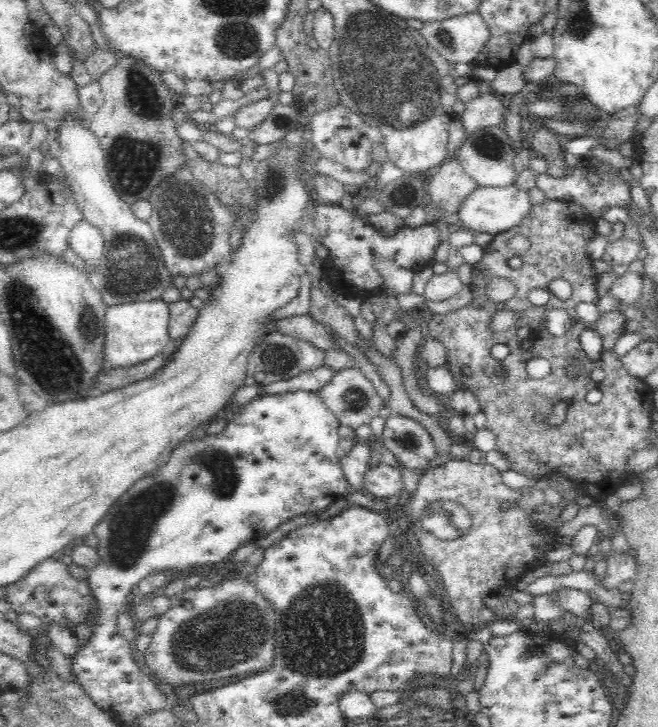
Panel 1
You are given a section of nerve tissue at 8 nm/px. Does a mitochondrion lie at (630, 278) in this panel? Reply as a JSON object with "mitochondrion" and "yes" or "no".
{"mitochondrion":"no"}

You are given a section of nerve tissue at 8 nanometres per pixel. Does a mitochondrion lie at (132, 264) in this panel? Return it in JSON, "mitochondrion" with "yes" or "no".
{"mitochondrion":"yes"}

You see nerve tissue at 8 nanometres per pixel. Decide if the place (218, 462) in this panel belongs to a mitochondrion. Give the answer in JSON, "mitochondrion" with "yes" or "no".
{"mitochondrion":"yes"}

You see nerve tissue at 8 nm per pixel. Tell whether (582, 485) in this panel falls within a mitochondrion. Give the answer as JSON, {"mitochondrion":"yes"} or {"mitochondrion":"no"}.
{"mitochondrion":"no"}

